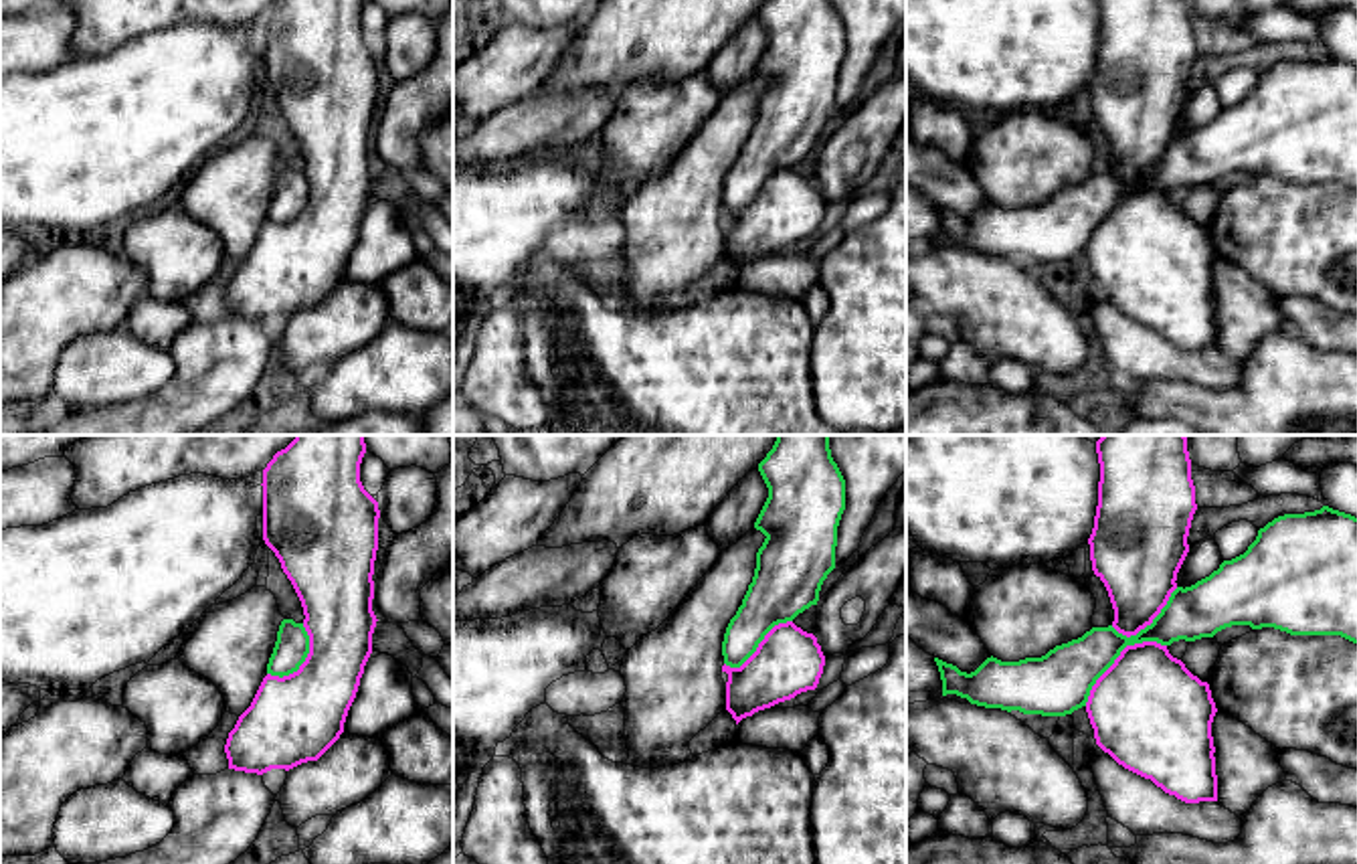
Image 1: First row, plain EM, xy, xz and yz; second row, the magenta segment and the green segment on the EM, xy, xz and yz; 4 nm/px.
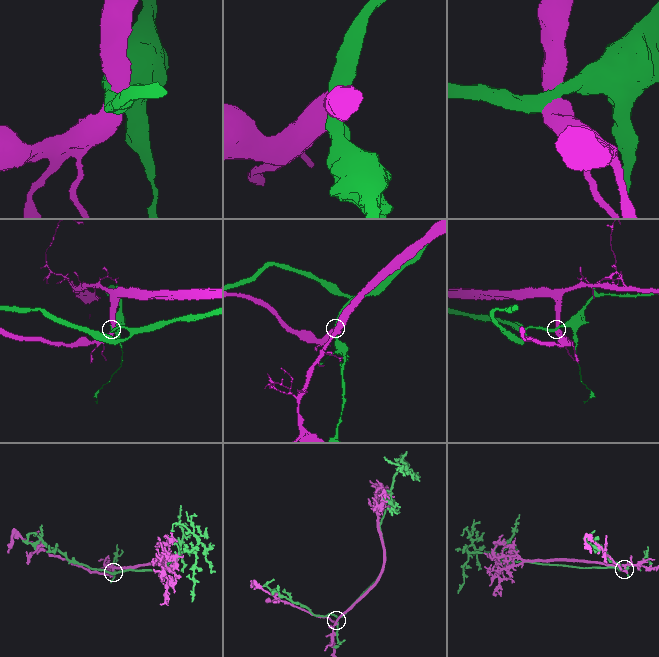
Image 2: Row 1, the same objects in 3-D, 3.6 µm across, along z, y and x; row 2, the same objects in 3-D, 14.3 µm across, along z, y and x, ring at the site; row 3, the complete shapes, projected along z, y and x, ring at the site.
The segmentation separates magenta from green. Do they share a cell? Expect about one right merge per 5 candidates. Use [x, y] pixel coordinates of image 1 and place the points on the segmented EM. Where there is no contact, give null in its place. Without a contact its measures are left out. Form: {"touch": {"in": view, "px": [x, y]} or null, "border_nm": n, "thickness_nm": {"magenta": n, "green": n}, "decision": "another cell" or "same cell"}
{"touch": {"in": "yz", "px": [1119, 656]}, "border_nm": 400, "thickness_nm": {"magenta": 460, "green": 240}, "decision": "another cell"}

